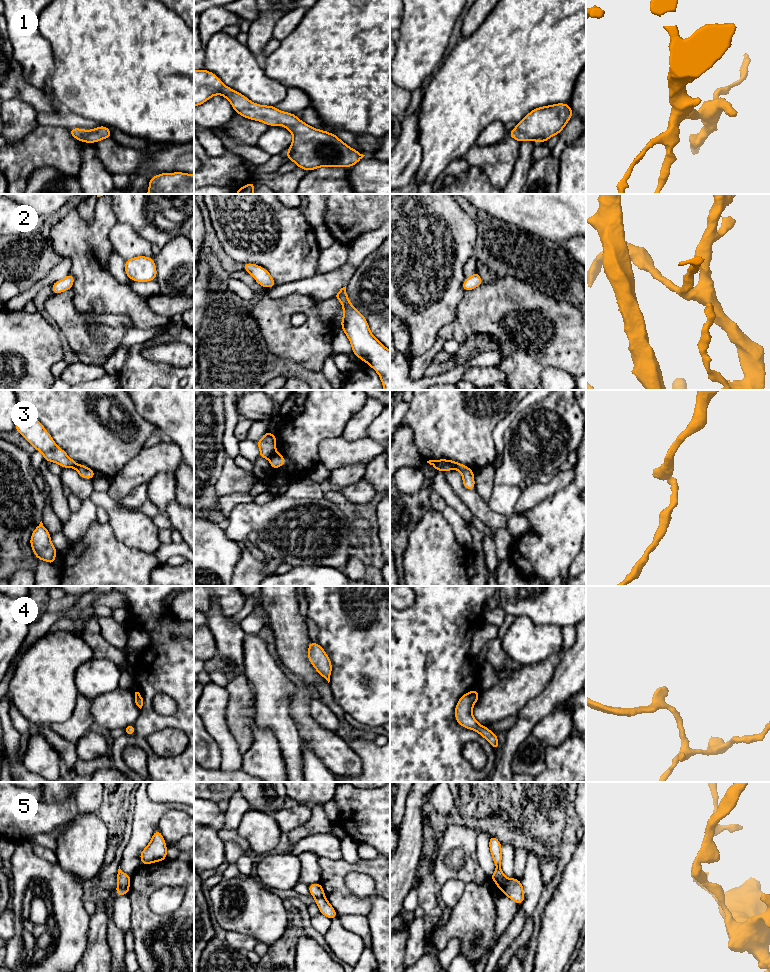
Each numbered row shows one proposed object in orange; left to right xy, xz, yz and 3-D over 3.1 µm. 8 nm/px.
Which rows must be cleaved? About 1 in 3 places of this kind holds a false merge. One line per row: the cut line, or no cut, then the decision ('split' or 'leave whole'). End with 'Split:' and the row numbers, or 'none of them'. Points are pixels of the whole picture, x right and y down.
1: no cut | leave whole
2: no cut | leave whole
3: xz (275, 452), (269, 458) | split
4: no cut | leave whole
5: xy (128, 885), (117, 888) | split
Split: 3, 5

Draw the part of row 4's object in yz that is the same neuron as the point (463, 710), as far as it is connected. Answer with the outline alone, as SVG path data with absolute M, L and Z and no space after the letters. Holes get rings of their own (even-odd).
M471 690L468 693L465 693L458 700L457 705L455 706L455 718L459 725L478 732L482 737L484 737L495 749L500 749L497 734L491 732L488 727L482 726L474 718L472 714L472 709L474 704L479 699L479 690Z

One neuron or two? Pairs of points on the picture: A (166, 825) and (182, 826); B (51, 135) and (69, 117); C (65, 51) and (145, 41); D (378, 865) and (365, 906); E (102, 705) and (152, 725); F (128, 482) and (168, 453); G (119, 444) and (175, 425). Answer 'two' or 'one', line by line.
A: one
B: two
C: one
D: one
E: two
F: one
G: two

